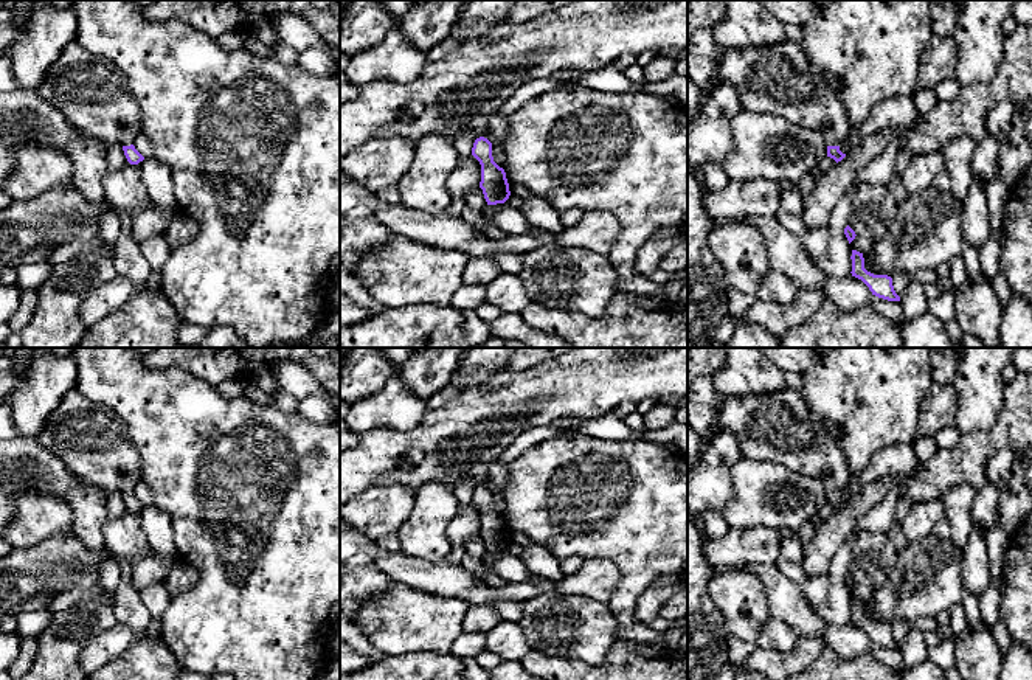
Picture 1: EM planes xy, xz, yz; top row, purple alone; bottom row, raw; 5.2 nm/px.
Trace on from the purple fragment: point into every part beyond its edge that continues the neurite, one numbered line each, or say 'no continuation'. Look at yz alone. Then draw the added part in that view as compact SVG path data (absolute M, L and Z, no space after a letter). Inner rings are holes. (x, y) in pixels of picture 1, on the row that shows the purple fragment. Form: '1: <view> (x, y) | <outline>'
1: yz (779, 79) | M801 43L725 48L717 82L736 87L743 110L770 113L818 132L827 146L840 146L852 130L840 88L815 68Z

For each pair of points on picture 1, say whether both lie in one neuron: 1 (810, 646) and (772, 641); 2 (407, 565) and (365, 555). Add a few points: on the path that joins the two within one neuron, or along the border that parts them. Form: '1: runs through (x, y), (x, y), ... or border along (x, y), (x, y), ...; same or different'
1: border along (799, 637), (798, 643), (784, 652), (759, 646); different
2: runs through (396, 565), (376, 556); same

